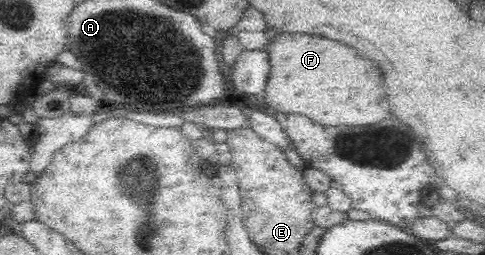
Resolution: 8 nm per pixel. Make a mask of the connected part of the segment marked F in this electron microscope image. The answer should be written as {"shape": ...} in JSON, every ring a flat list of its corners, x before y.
{"shape":[[284,33,277,35,265,52,270,62,270,77,258,99,272,112,306,115,324,127,336,125,374,125,388,117,382,73,376,63,364,59,356,49,322,37]]}

